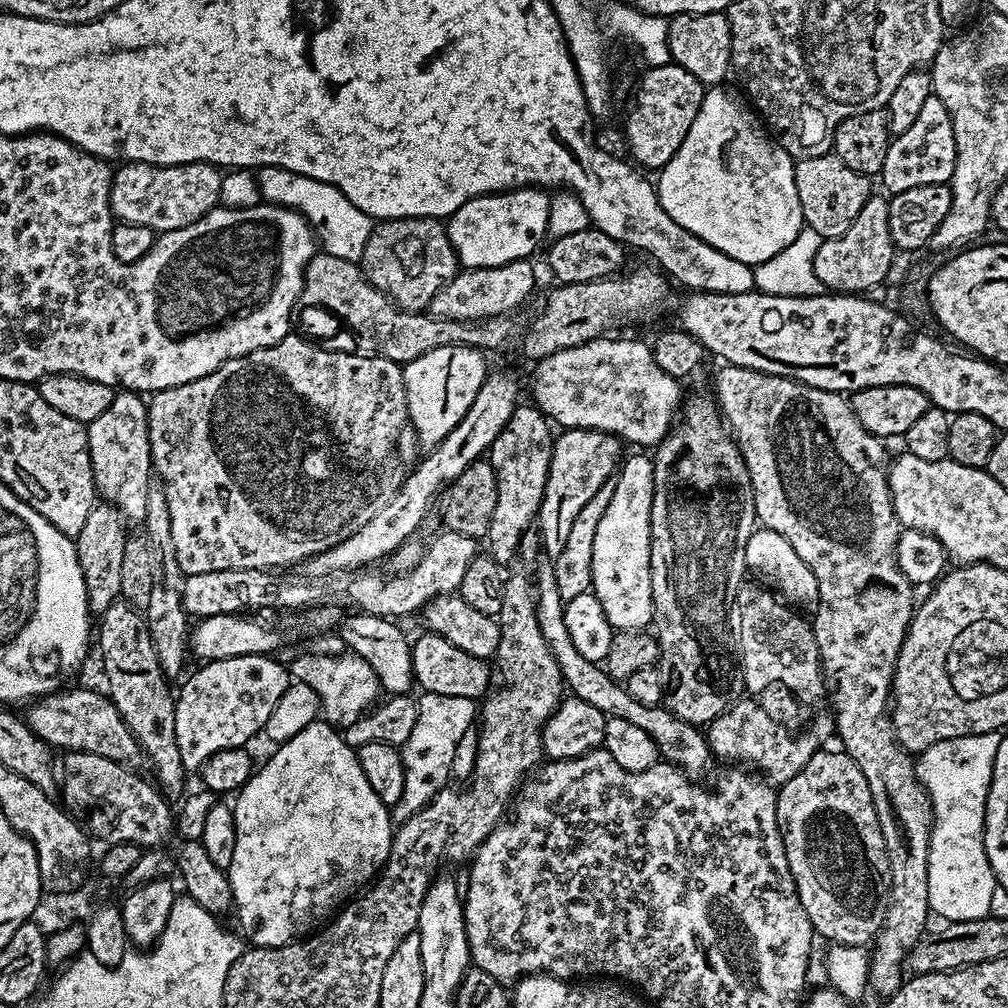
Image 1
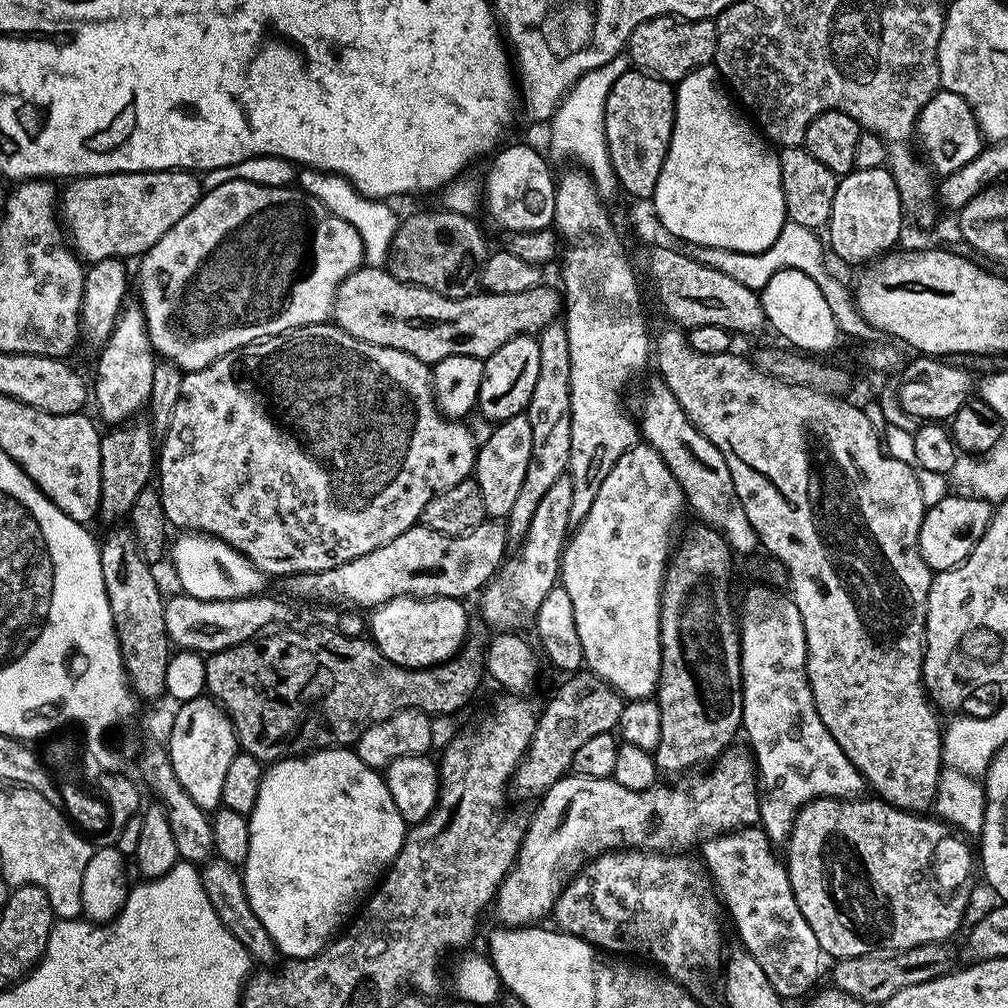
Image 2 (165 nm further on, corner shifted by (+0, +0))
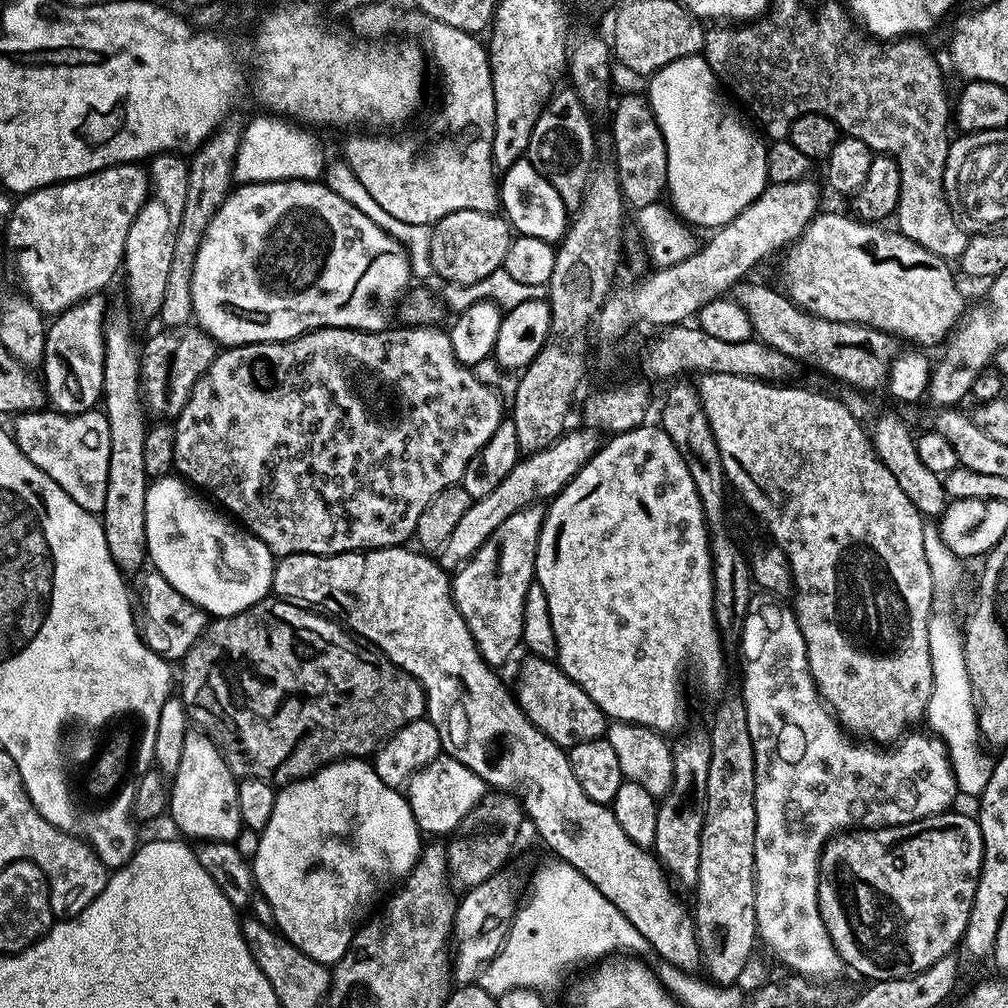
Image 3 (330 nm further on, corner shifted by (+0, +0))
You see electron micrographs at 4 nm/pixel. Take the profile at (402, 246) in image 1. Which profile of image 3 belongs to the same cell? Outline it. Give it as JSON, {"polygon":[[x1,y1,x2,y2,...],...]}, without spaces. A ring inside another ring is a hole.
{"polygon":[[458,210,431,225,430,262,432,271,448,284,476,284,504,267,514,229,503,215,478,210]]}

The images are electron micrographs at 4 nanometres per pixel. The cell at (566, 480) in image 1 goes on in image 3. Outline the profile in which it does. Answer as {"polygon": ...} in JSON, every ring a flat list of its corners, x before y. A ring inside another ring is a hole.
{"polygon":[[531,504,529,508,518,510,486,538,471,558,462,567,455,569,451,577,452,597,478,646,478,650,485,663,497,670,512,656,512,651,521,647,524,639,524,607,526,606,526,594,534,582,536,574,536,551,538,550,538,538,544,525,545,509,540,504]]}

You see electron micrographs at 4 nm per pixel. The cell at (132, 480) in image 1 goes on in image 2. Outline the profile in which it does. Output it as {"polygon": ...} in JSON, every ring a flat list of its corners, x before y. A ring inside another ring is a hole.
{"polygon":[[139,306,125,307,116,318,116,328,112,332,112,337,105,342,103,348,99,349,100,361,96,364,96,384,94,380,94,404,100,411,99,419,105,420,105,425,119,426,131,421,137,415,140,407,142,409,149,403,151,398,151,387,153,385,153,375,158,361,157,353,152,350,152,343,148,337,148,324,144,320,144,309]]}

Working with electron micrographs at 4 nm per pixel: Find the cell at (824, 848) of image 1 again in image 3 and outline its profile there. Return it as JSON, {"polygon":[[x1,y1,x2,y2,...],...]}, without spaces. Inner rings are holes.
{"polygon":[[957,810,940,812,937,816,927,816,909,824,899,824,893,828,866,828,863,830,845,830,832,837,824,845,824,853,820,855,820,873,818,874,818,906,820,917,830,934,830,942,834,942,834,950,838,950,840,959,849,969,852,968,860,976,869,976,869,981,897,980,903,976,913,976,938,962,938,958,949,955,952,947,959,945,964,939,966,922,970,918,970,906,974,902,974,890,978,886,978,878,984,861,984,843,980,821,975,815,963,816]]}

